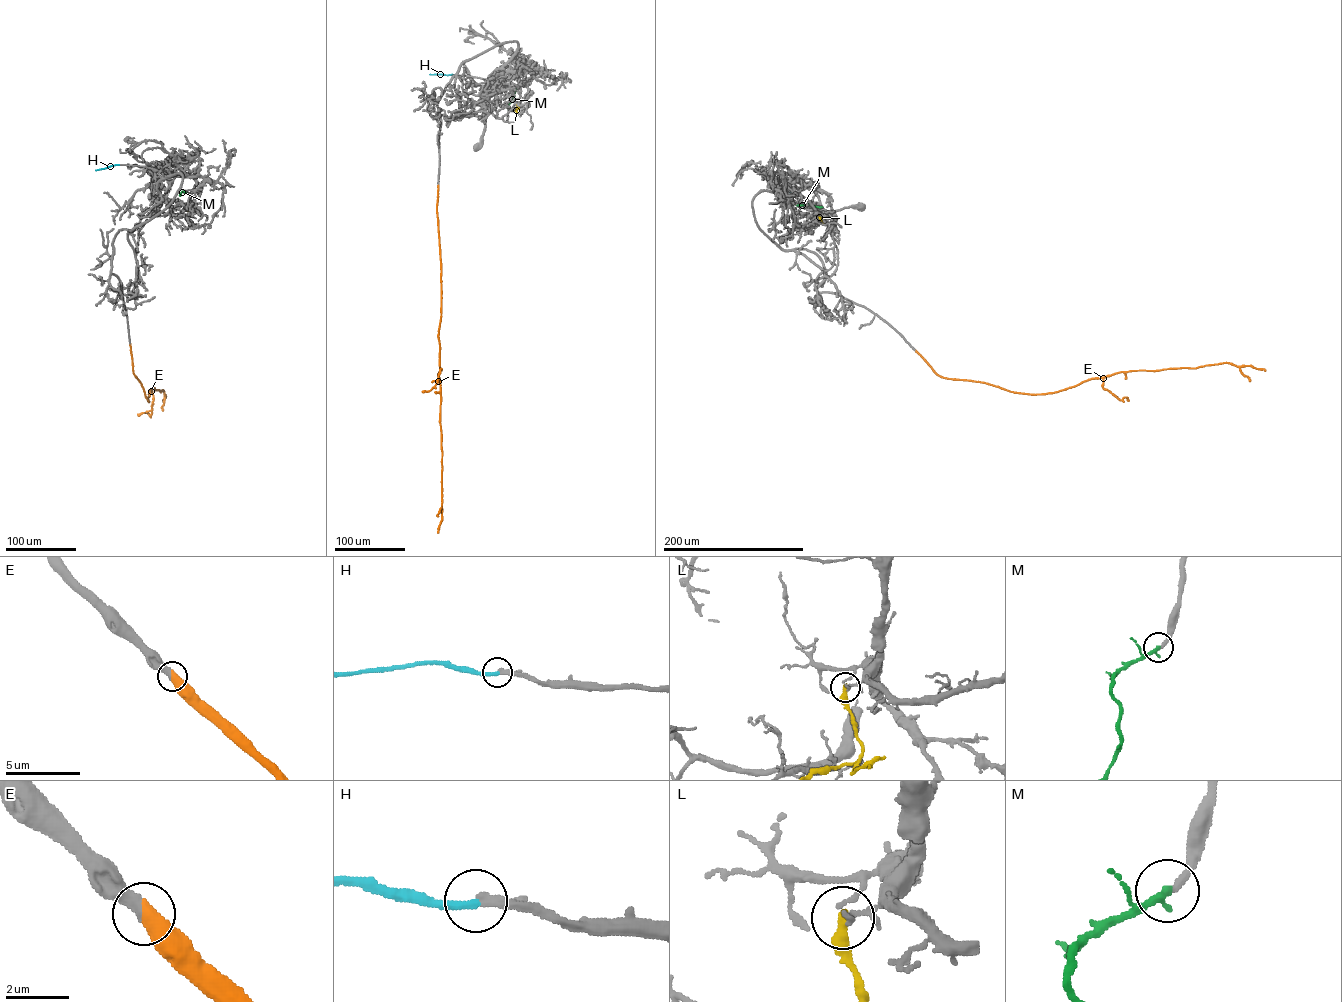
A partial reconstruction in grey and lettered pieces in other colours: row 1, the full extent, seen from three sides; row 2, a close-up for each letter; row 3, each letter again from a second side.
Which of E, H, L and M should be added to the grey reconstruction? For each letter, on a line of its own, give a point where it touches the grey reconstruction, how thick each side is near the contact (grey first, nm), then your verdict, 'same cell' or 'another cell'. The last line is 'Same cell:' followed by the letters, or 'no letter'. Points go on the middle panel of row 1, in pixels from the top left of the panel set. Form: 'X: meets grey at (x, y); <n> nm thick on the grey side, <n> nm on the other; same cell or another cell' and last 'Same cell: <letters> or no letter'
E: meets grey at (438, 185); 400 nm thick on the grey side, 550 nm on the other; same cell
H: meets grey at (455, 75); 320 nm thick on the grey side, 280 nm on the other; same cell
L: meets grey at (517, 105); 200 nm thick on the grey side, 360 nm on the other; another cell
M: meets grey at (517, 86); 240 nm thick on the grey side, 300 nm on the other; same cell
Same cell: E, H, M

